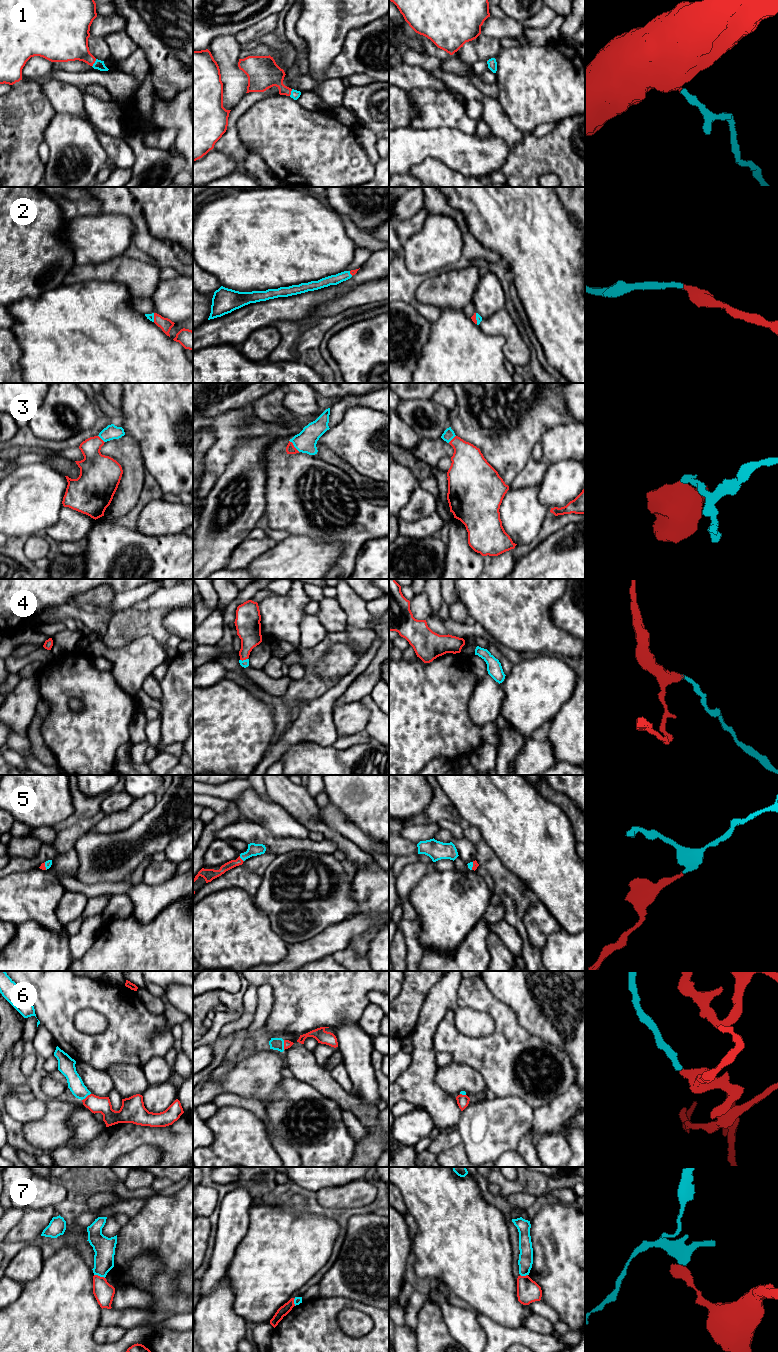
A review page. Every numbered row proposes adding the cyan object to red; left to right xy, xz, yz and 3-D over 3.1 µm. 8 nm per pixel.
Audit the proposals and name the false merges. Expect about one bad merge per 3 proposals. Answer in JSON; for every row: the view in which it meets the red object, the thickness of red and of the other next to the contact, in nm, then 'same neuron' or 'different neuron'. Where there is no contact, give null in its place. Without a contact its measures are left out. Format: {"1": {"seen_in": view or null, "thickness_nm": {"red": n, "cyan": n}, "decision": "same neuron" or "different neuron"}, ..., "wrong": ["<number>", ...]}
{"1": {"seen_in": "xy", "thickness_nm": {"red": 280, "cyan": 70}, "decision": "same neuron"}, "2": {"seen_in": "yz", "thickness_nm": {"red": 40, "cyan": 50}, "decision": "same neuron"}, "3": {"seen_in": "xz", "thickness_nm": {"red": 80, "cyan": 170}, "decision": "same neuron"}, "4": {"seen_in": "xz", "thickness_nm": {"red": 190, "cyan": 60}, "decision": "same neuron"}, "5": {"seen_in": "xz", "thickness_nm": {"red": 70, "cyan": 100}, "decision": "same neuron"}, "6": {"seen_in": "xz", "thickness_nm": {"red": 60, "cyan": 100}, "decision": "same neuron"}, "7": {"seen_in": "xy", "thickness_nm": {"red": 160, "cyan": 170}, "decision": "different neuron"}, "wrong": ["7"]}

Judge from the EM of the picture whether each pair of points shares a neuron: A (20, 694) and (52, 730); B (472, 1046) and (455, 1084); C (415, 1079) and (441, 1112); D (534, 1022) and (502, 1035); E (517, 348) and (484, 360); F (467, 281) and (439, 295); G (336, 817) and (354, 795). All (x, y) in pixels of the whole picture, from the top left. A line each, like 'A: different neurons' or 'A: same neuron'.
A: different neurons
B: different neurons
C: same neuron
D: different neurons
E: different neurons
F: same neuron
G: different neurons

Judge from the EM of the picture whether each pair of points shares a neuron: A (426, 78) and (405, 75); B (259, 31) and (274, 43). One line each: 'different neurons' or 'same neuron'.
A: same neuron
B: different neurons

